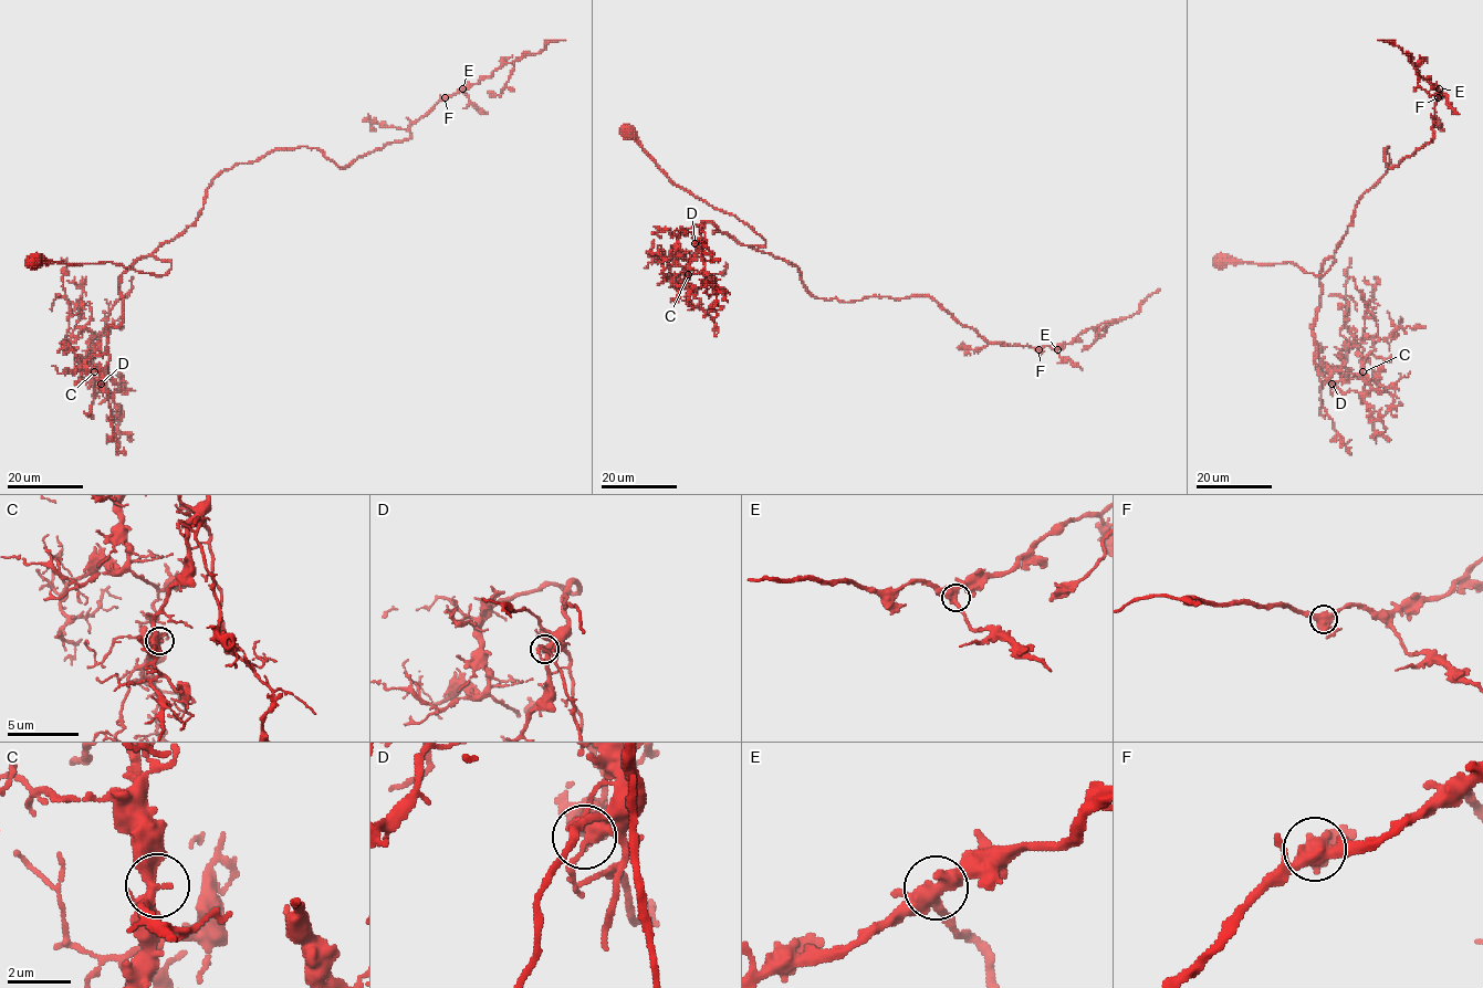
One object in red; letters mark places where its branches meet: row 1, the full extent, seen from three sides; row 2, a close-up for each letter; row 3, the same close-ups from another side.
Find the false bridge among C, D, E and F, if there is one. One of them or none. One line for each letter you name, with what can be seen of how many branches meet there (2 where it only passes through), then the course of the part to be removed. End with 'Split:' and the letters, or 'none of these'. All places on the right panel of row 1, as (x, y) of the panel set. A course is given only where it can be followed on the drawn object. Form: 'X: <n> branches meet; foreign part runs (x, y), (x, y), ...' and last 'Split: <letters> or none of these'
Split: none of these

